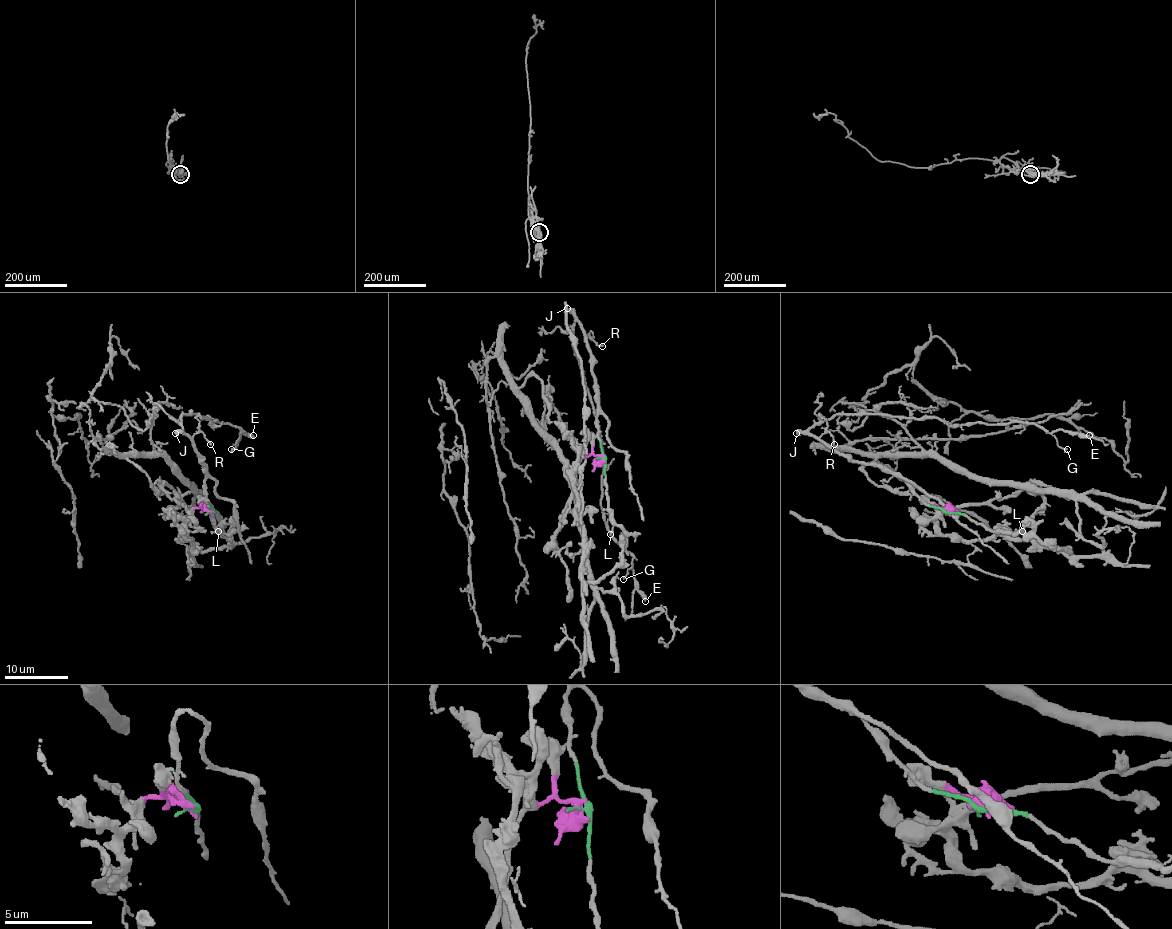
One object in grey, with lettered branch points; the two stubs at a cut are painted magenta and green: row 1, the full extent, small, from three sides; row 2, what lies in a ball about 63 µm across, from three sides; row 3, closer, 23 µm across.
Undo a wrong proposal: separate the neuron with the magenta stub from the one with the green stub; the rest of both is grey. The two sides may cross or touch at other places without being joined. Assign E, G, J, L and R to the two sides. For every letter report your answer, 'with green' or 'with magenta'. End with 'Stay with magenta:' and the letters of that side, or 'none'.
E: with green
G: with green
J: with green
L: with green
R: with green
Stay with magenta: none

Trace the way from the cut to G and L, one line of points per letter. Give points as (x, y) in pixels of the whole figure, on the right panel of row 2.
G: (946, 511), (809, 430), (844, 414), (1035, 423), (1067, 449)
L: (946, 511), (963, 513), (992, 530), (1022, 530)

